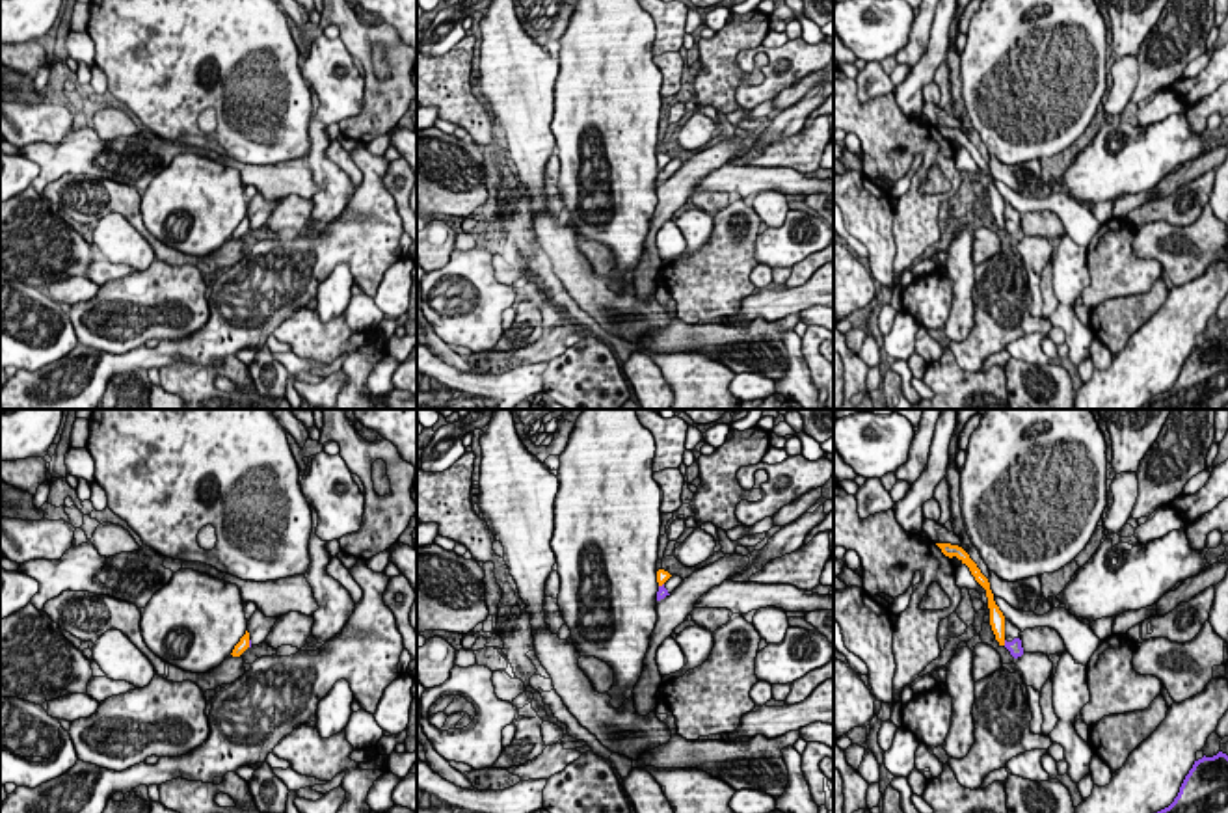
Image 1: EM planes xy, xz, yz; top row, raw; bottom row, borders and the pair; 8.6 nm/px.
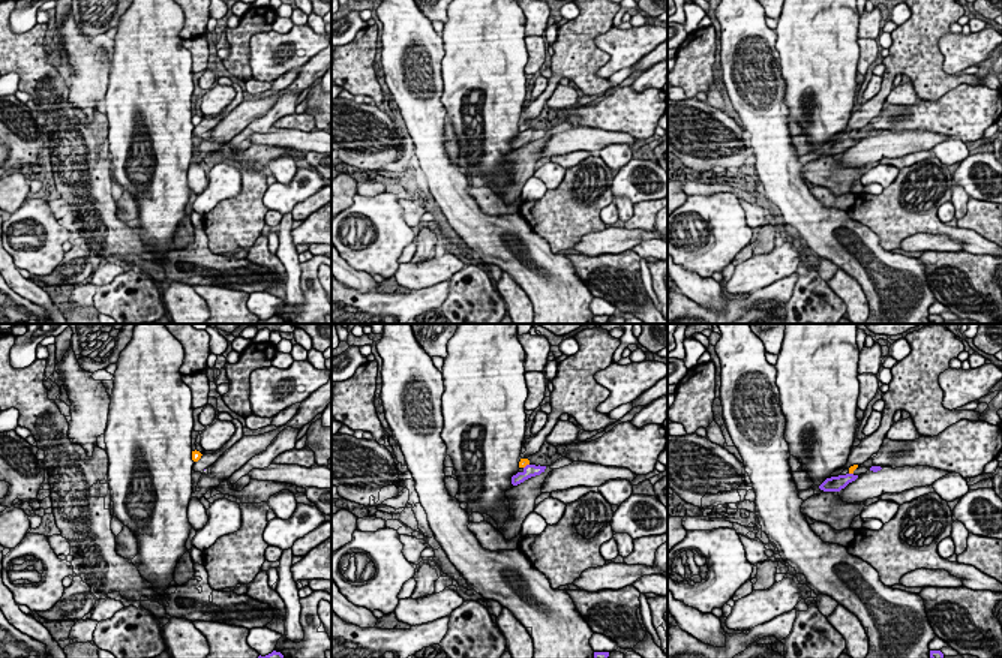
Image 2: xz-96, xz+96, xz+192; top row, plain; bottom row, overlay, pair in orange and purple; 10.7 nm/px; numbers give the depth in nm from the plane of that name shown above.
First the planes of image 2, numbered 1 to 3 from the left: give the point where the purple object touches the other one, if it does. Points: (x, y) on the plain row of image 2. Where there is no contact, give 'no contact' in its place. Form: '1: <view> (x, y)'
1: no contact
2: xz+96 (525, 129)
3: xz+192 (851, 137)

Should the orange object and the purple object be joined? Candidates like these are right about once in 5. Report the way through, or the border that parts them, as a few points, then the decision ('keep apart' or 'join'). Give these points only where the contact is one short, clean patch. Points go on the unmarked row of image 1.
border along yz (1003, 224), (1005, 227); keep apart

